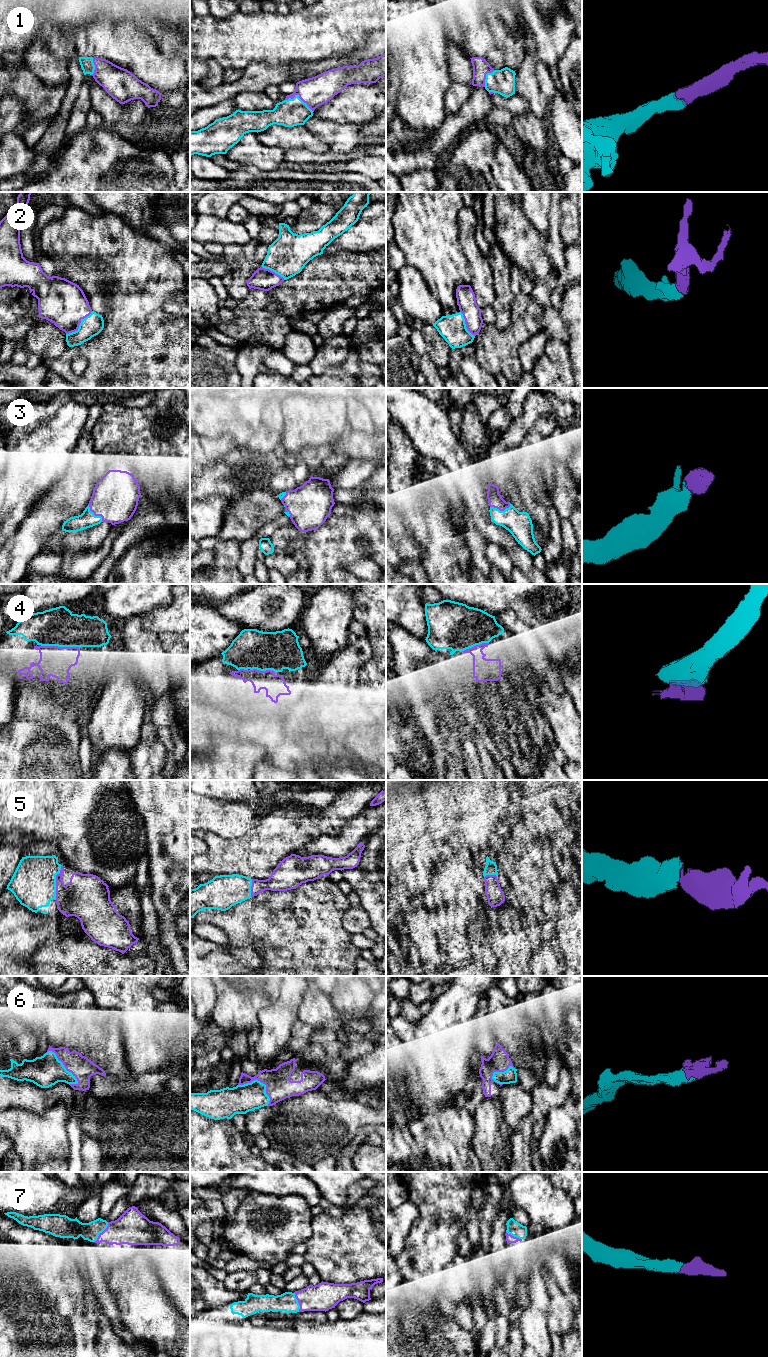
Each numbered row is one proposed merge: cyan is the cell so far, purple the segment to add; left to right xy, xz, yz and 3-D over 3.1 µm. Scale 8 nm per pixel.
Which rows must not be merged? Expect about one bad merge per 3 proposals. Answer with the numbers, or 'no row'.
no row

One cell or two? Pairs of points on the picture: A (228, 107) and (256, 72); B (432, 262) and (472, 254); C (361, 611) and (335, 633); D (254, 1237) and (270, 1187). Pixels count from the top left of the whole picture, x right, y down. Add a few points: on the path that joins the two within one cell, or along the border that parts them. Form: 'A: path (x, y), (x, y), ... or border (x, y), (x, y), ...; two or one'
A: border (232, 99), (209, 106); two
B: border (458, 232), (458, 240), (466, 258), (470, 278); two
C: border (354, 594), (353, 618); two
D: border (249, 1190), (274, 1194), (280, 1197), (292, 1194); two

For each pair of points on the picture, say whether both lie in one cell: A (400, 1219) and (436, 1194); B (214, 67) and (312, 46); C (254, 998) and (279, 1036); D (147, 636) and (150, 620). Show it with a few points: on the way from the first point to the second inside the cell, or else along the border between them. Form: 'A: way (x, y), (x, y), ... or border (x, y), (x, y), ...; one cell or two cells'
A: border (408, 1199), (416, 1205), (419, 1212), (410, 1229); two cells
B: border (206, 61), (213, 59), (223, 69); two cells
C: border (273, 1001), (258, 1011); two cells
D: border (143, 616), (143, 626), (156, 634); two cells

